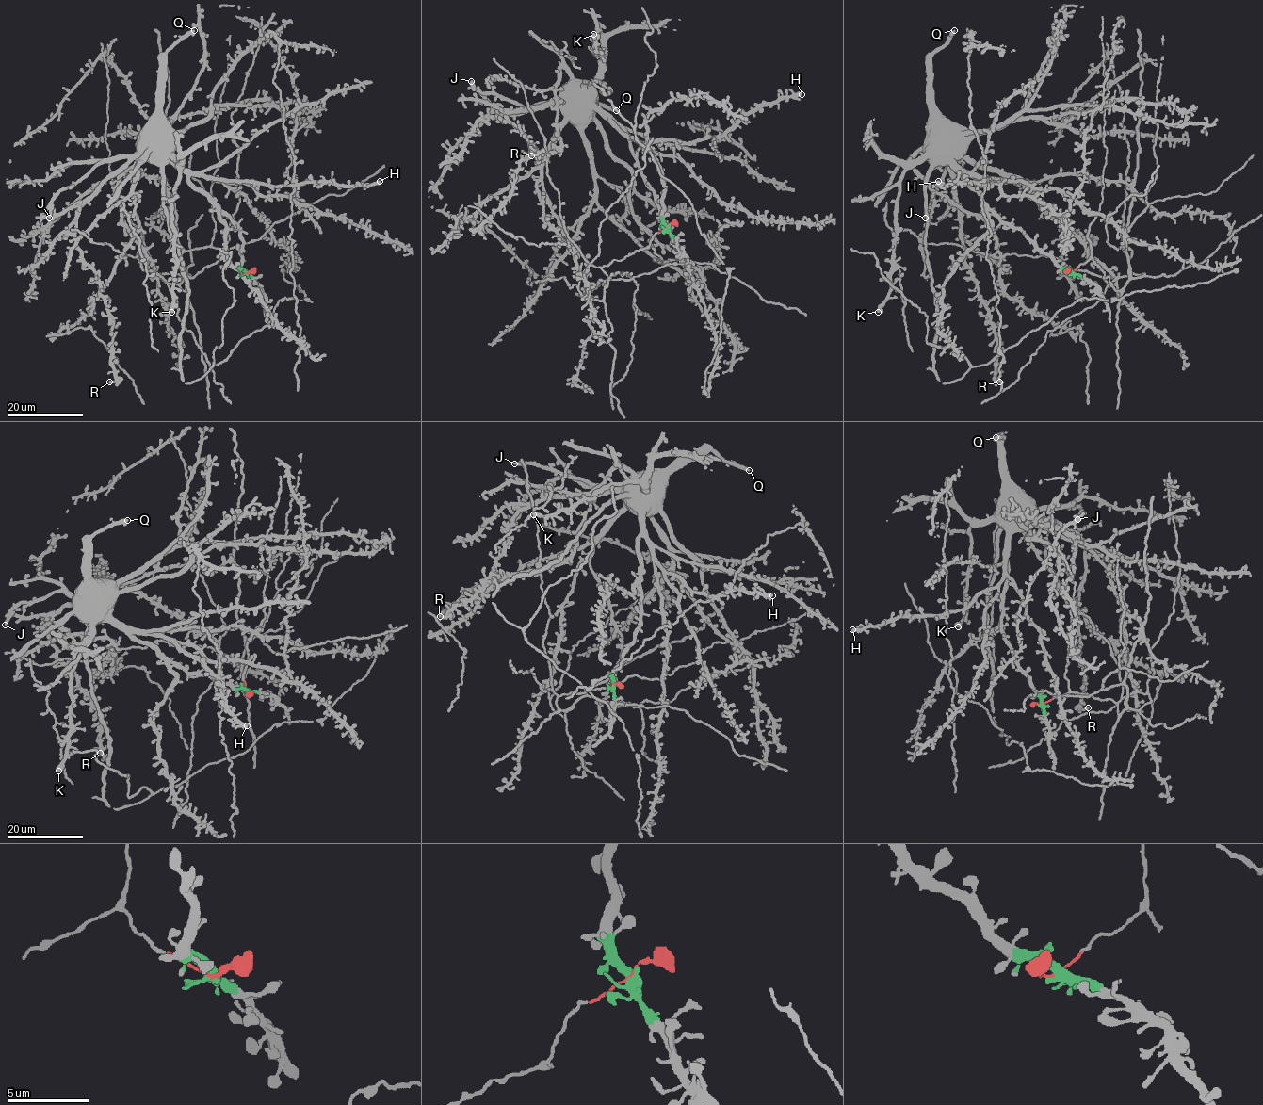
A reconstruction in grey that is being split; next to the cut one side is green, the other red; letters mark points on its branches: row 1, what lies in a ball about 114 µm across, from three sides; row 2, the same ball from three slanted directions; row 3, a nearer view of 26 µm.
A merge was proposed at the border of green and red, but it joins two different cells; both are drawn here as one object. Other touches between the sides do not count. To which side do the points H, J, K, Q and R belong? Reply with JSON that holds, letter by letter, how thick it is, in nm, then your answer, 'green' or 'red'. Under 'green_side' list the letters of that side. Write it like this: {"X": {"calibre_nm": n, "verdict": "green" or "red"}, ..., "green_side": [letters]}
{"H": {"calibre_nm": 480, "verdict": "green"}, "J": {"calibre_nm": 360, "verdict": "green"}, "K": {"calibre_nm": 360, "verdict": "green"}, "Q": {"calibre_nm": 320, "verdict": "green"}, "R": {"calibre_nm": 380, "verdict": "green"}, "green_side": ["H", "J", "K", "Q", "R"]}

